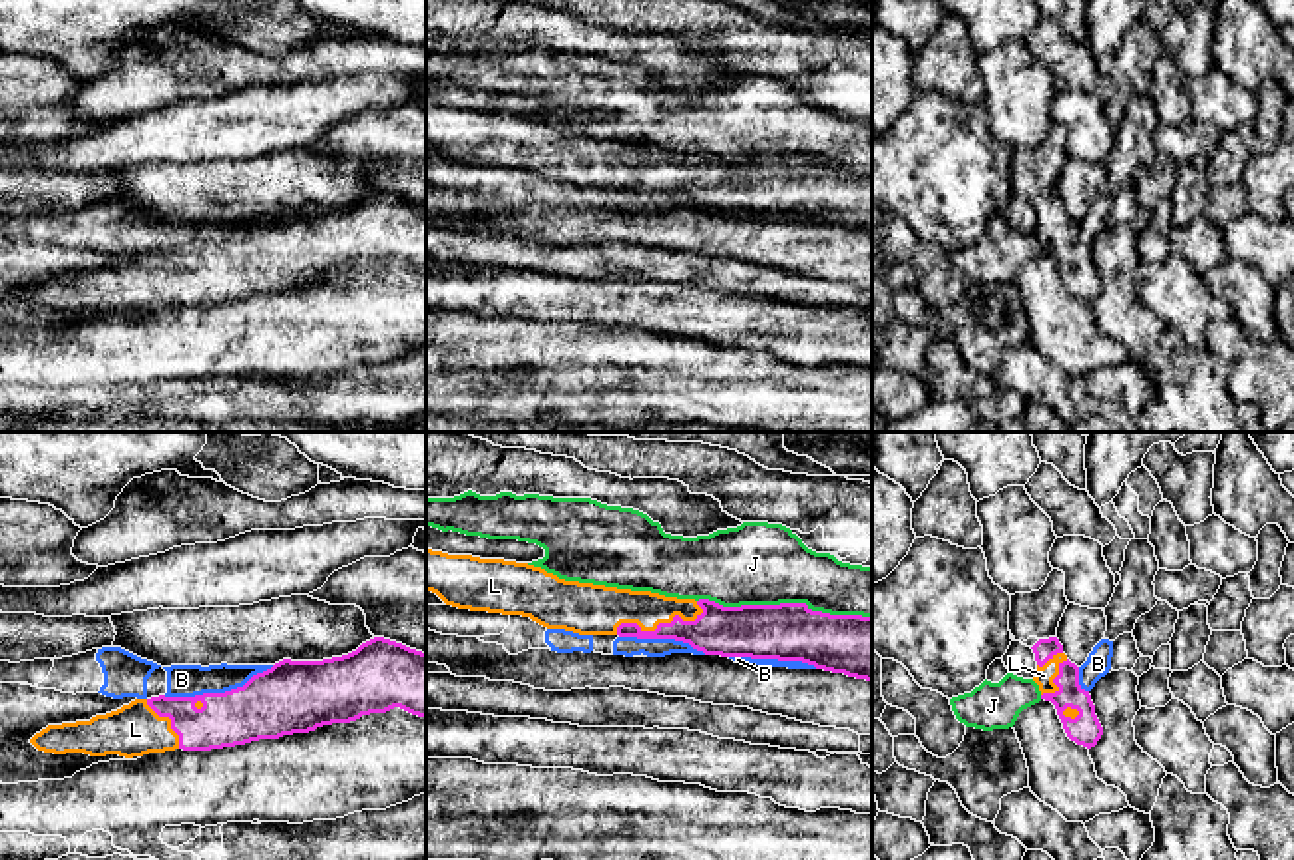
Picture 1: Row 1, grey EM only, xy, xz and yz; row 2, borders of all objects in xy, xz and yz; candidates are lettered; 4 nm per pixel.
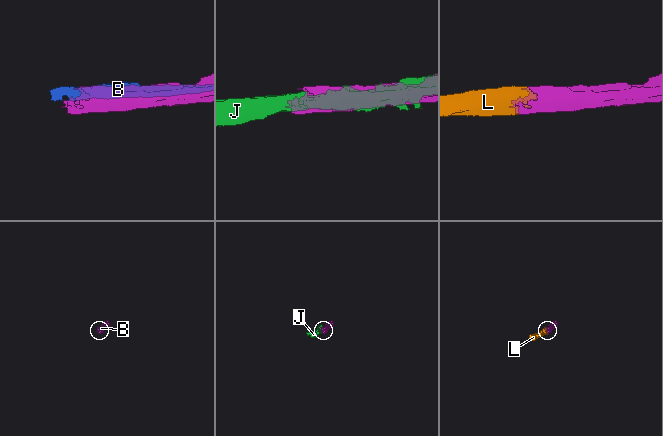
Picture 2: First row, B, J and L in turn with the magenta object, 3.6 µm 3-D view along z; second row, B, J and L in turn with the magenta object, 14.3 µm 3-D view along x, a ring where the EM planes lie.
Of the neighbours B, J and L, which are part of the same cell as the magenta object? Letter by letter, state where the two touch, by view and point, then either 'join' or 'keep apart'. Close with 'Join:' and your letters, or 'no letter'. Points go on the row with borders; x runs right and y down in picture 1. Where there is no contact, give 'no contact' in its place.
B: meets magenta in xy at (217, 693); keep apart
J: meets magenta in xz at (785, 604); keep apart
L: meets magenta in xz at (657, 626); join
Join: L

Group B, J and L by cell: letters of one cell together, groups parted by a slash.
B / J / L

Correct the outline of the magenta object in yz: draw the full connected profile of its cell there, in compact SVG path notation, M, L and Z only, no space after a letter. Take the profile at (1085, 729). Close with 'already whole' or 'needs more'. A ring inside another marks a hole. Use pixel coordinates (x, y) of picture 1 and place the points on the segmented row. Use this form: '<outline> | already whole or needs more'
M1057 637L1039 639L1033 647L1037 669L1033 681L1041 699L1051 701L1071 741L1095 747L1103 727L1089 691L1079 685L1079 667L1067 659Z | needs more

